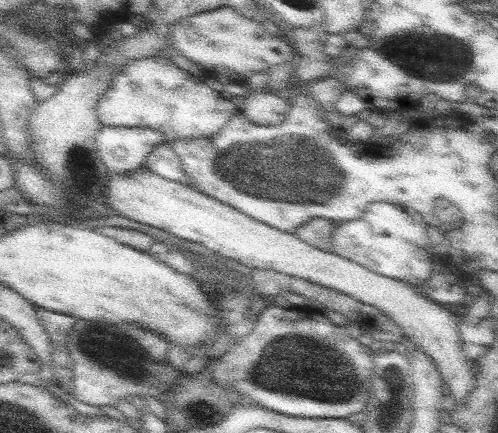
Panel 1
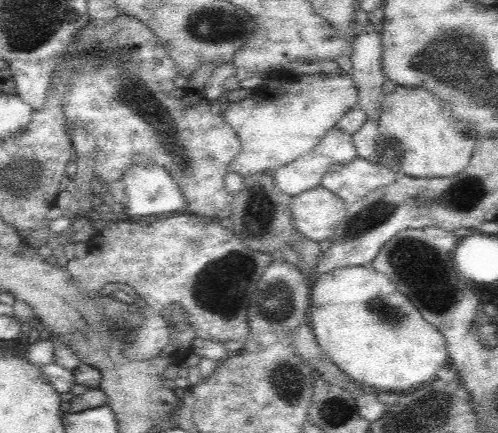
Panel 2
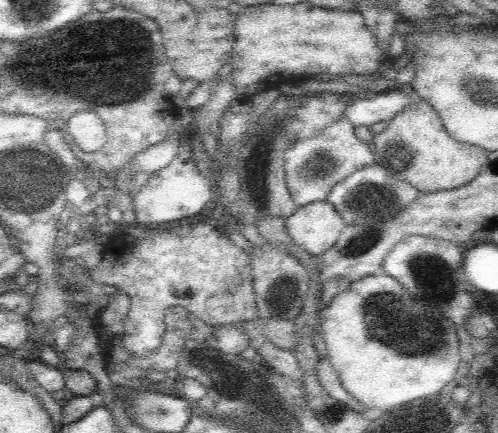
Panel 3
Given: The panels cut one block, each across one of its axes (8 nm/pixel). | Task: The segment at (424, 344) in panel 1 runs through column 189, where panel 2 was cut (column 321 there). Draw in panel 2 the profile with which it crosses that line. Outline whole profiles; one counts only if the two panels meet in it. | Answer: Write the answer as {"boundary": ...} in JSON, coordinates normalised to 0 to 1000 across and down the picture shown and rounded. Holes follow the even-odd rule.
{"boundary":[[[639,430],[586,457],[586,503],[594,536],[618,554],[667,554],[695,503],[695,467]]]}

